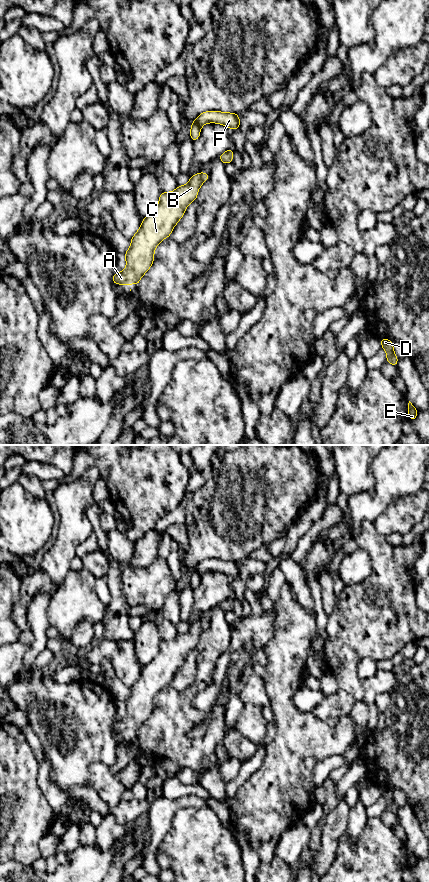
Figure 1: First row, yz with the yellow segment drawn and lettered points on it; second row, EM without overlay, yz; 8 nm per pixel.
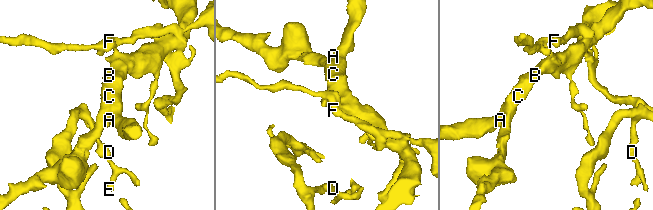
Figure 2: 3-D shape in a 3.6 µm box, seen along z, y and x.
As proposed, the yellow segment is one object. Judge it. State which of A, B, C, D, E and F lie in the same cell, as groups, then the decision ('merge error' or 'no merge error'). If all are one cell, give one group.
A B C / D E F | merge error

